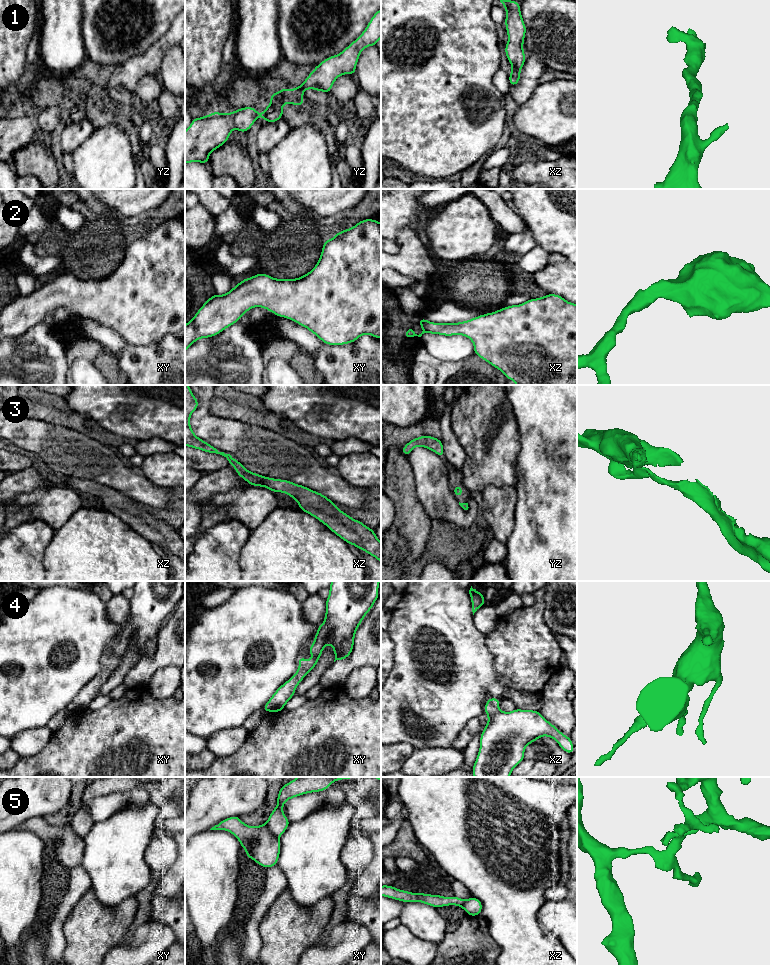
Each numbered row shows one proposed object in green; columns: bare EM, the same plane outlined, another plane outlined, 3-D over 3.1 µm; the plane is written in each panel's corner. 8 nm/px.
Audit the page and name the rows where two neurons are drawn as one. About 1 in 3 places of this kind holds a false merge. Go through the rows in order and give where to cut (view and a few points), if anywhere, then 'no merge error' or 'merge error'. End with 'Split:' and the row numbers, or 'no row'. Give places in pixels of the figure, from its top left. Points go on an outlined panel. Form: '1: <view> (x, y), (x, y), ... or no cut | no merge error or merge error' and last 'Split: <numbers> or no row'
1: no cut | no merge error
2: no cut | no merge error
3: no cut | no merge error
4: no cut | no merge error
5: xy (264, 824), (278, 838) | merge error
Split: 5

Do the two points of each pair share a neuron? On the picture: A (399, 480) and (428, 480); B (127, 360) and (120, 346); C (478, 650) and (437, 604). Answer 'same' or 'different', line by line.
A: different
B: different
C: same

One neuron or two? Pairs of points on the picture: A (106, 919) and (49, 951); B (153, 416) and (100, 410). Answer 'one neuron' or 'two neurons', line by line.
A: two neurons
B: one neuron

